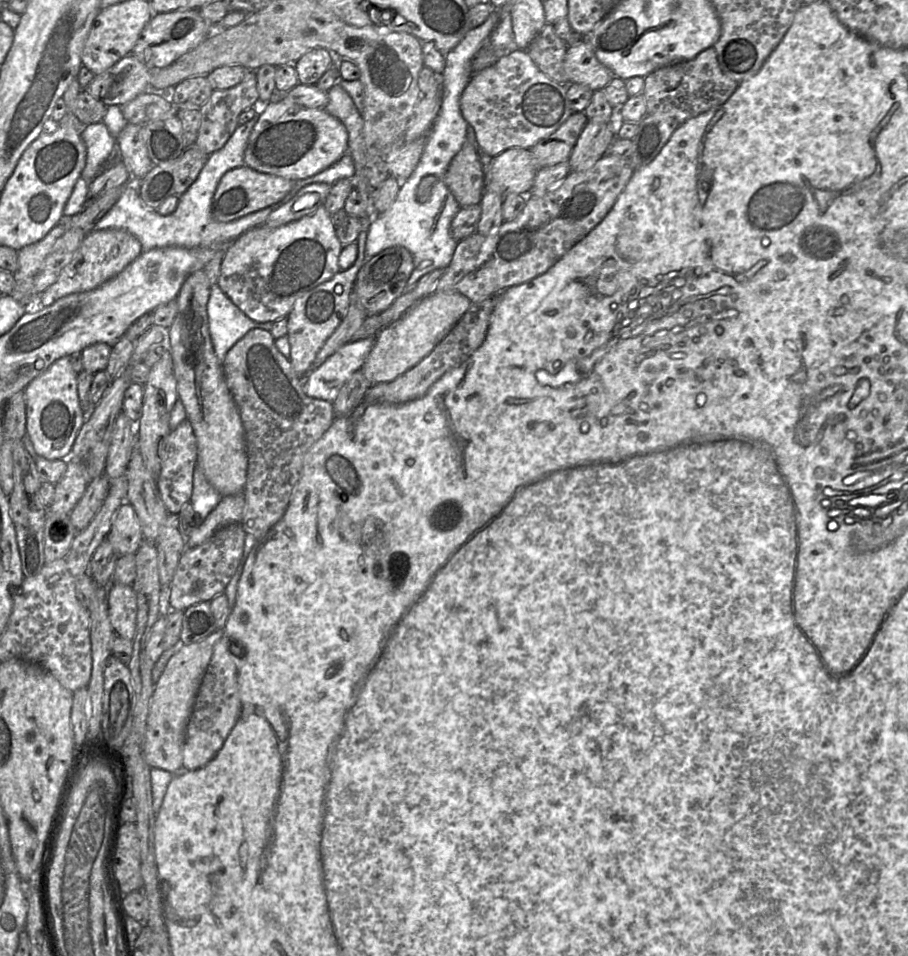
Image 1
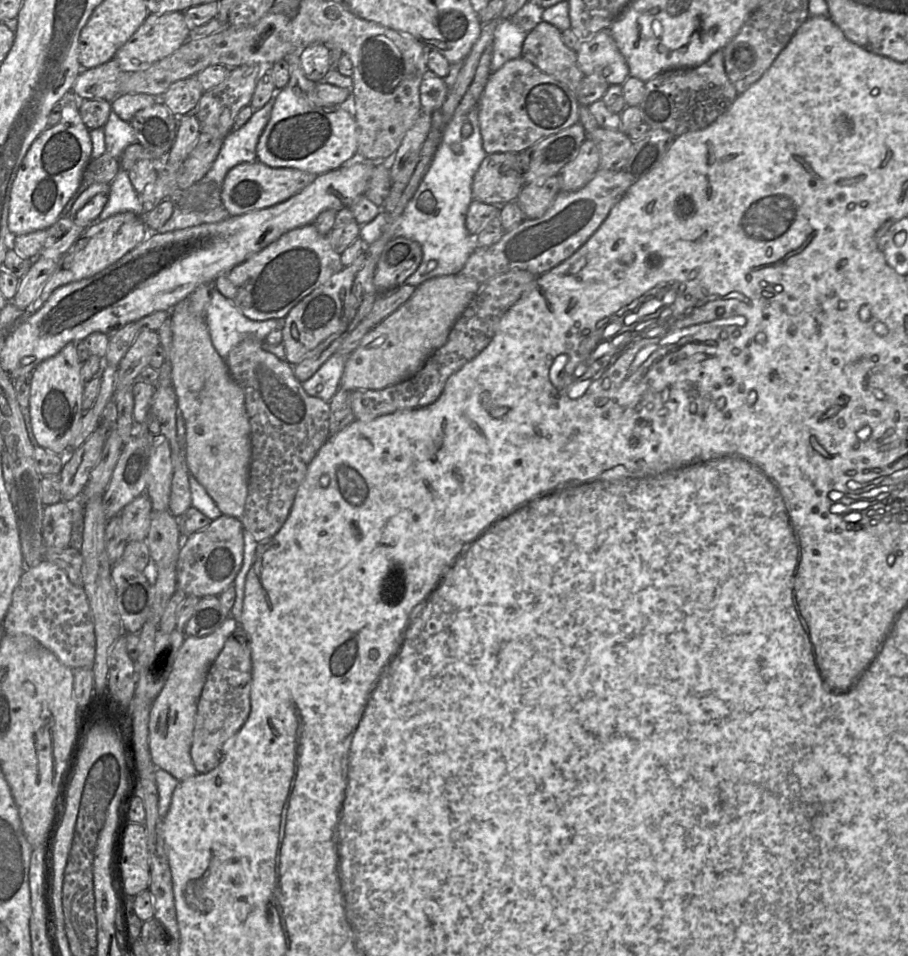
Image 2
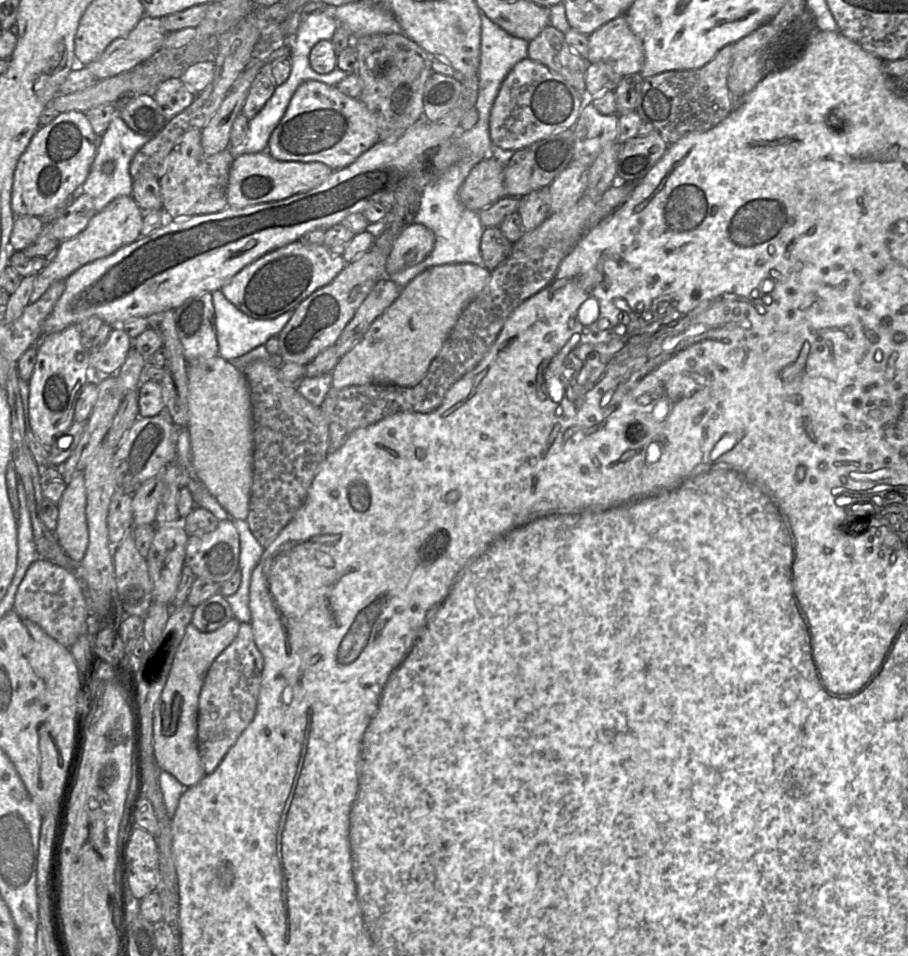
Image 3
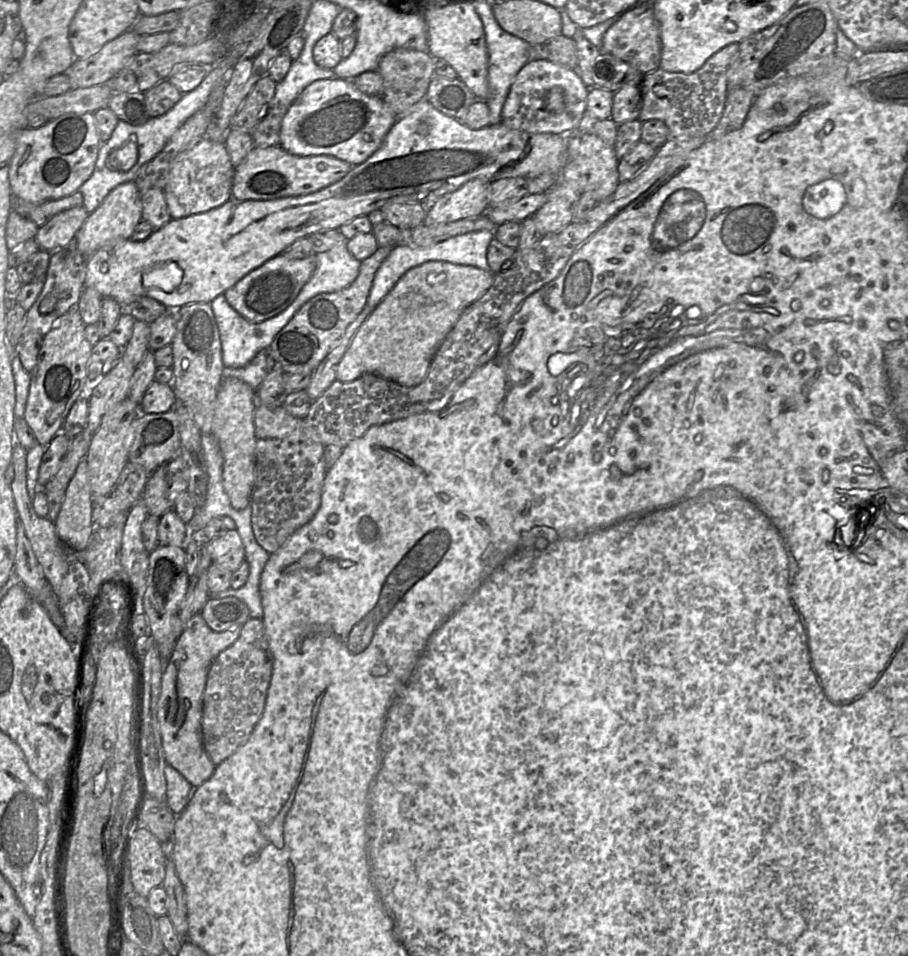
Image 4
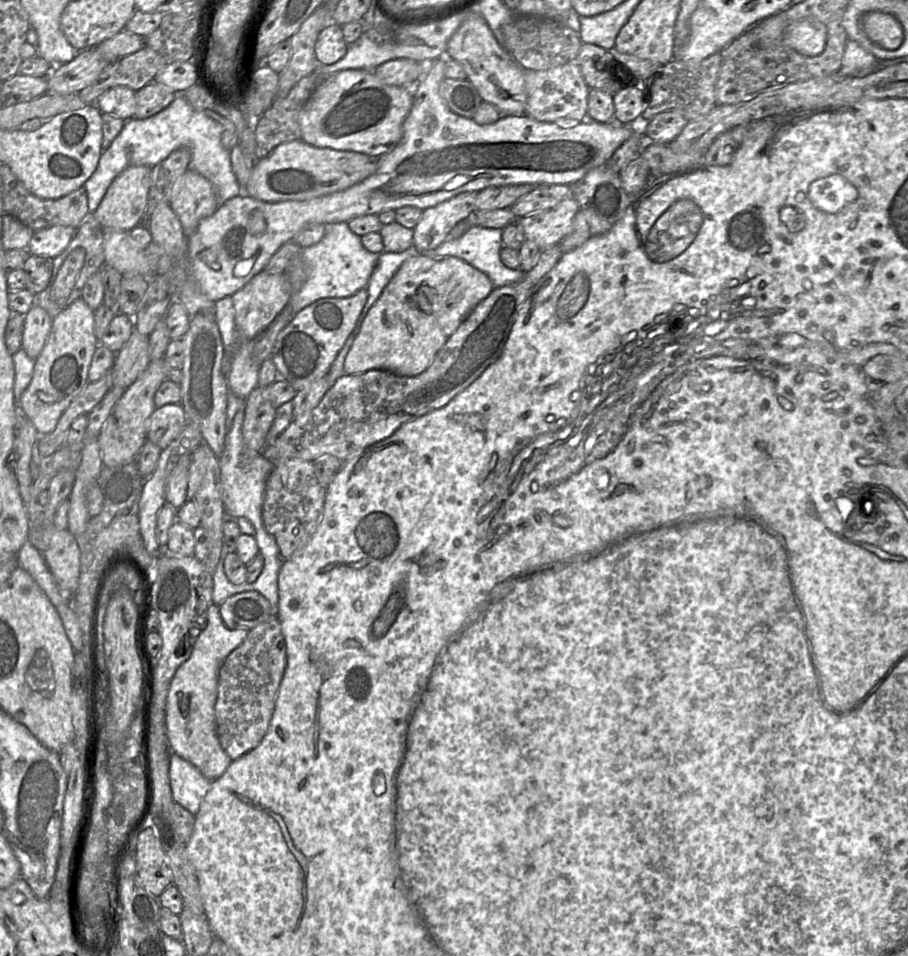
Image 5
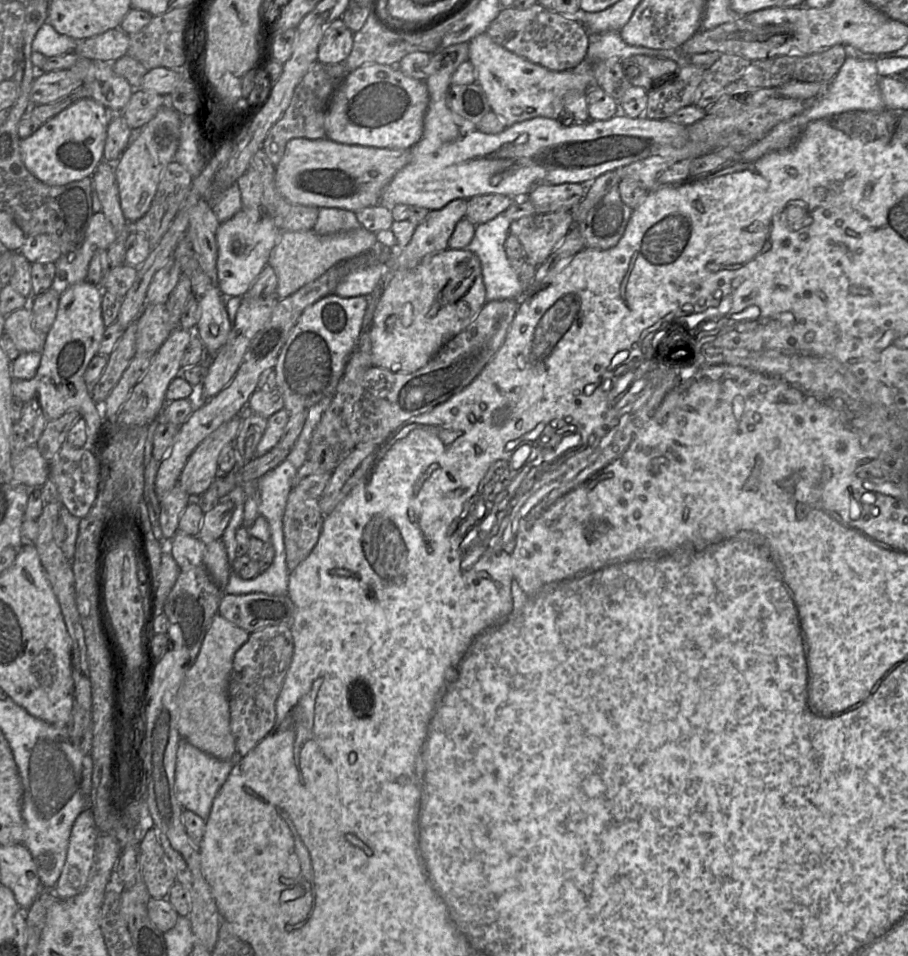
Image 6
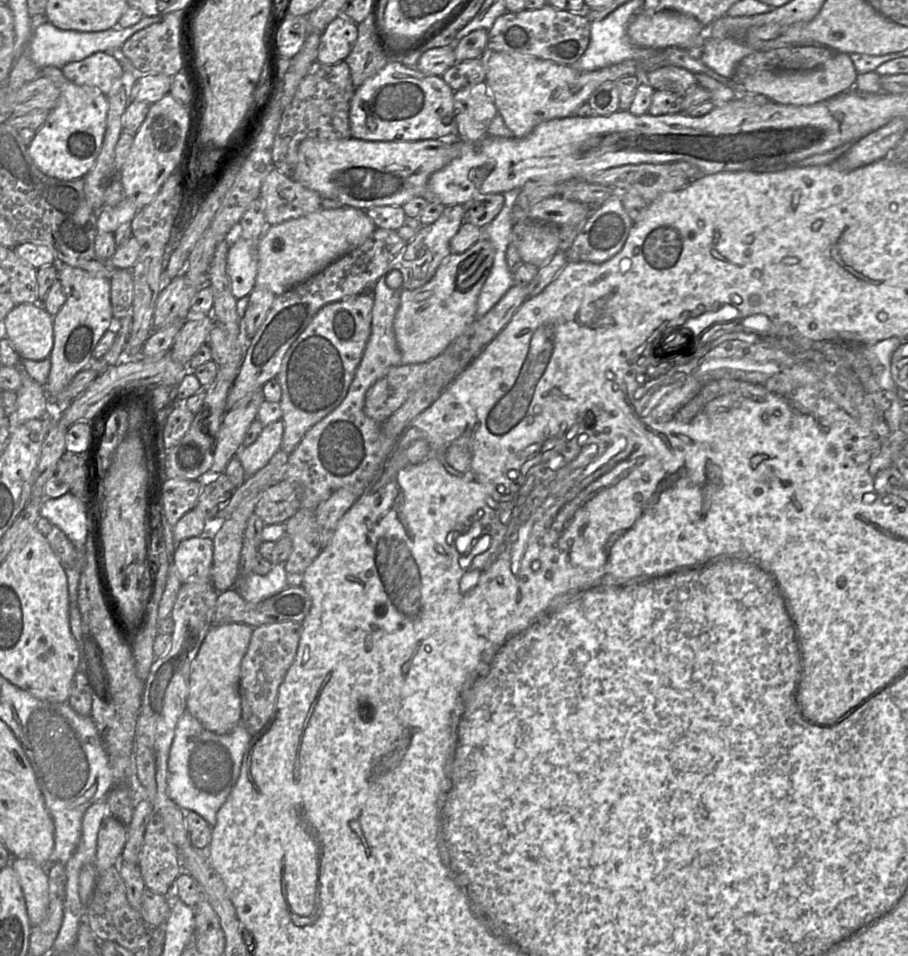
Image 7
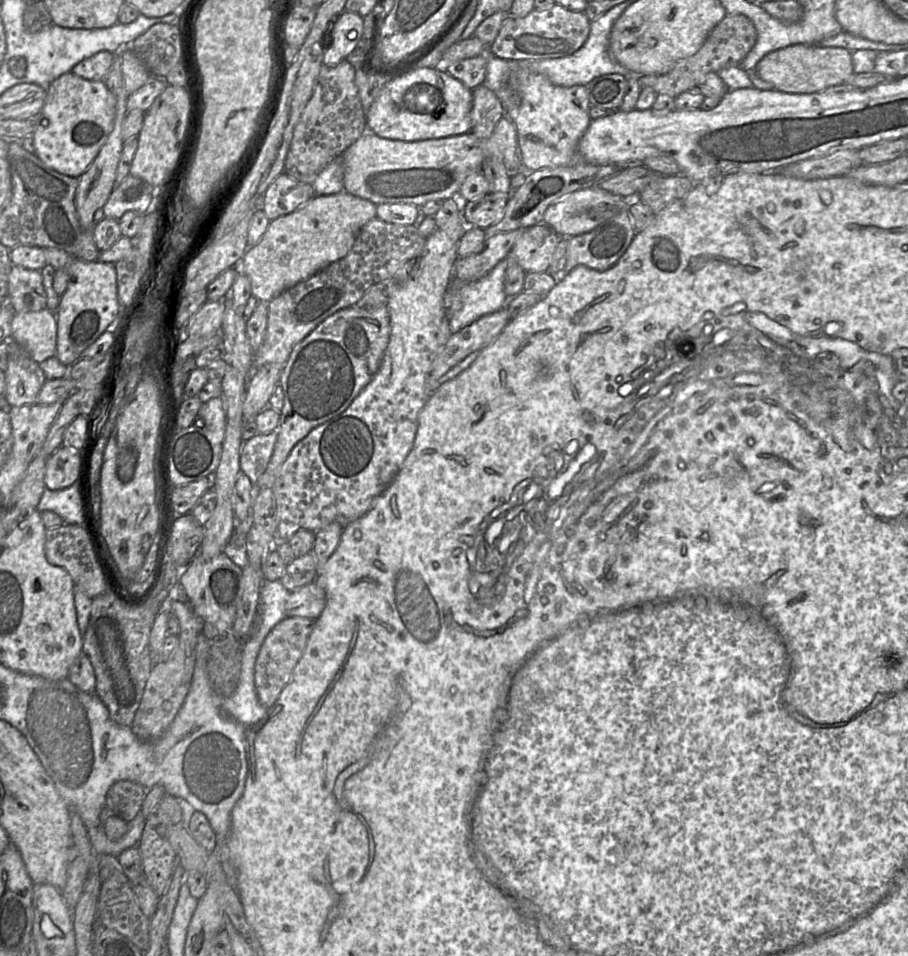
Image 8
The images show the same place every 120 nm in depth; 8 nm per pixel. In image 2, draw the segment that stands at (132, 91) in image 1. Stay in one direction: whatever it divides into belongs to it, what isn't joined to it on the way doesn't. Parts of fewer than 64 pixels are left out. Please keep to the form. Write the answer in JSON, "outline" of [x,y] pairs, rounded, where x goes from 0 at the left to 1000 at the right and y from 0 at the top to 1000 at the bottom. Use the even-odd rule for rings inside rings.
{"outline":[[[122,62],[118,66],[107,69],[105,71],[91,72],[84,82],[78,95],[85,101],[85,104],[117,105],[119,107],[123,107],[129,100],[132,99],[131,89],[132,89],[132,78],[134,76],[143,76],[143,75],[134,75],[130,65],[127,62]]]}

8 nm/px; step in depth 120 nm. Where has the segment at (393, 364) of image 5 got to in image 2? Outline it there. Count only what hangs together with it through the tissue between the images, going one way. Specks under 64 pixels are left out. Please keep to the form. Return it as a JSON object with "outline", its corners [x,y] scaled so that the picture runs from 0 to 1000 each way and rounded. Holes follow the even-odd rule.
{"outline":[[[507,286],[472,292],[458,300],[455,309],[435,326],[410,343],[388,367],[380,379],[374,397],[374,407],[420,408],[455,394],[469,380],[478,367],[487,363],[496,346],[523,310],[529,297]]]}

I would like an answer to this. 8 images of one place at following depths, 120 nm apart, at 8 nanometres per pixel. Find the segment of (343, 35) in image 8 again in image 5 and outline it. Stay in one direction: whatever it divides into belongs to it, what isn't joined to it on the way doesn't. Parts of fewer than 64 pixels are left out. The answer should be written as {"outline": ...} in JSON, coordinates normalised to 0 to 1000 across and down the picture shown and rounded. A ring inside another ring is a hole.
{"outline":[[[366,22],[356,29],[347,45],[347,60],[355,68],[366,68],[377,62],[382,52],[377,27]]]}

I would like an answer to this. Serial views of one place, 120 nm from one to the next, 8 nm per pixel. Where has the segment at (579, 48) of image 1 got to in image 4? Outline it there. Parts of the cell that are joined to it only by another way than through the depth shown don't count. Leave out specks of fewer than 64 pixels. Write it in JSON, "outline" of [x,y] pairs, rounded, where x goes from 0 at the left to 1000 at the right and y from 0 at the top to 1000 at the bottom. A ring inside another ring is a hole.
{"outline":[[[719,1],[697,6],[683,15],[678,23],[666,33],[662,53],[686,63],[707,77],[724,73],[728,63],[726,25],[720,17]]]}

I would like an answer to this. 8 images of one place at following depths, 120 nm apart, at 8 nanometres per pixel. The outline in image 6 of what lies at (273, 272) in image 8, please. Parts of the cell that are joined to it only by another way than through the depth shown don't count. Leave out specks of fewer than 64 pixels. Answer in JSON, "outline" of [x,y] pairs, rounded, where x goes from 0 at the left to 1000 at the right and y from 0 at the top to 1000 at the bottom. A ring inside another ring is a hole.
{"outline":[[[401,237],[363,246],[351,246],[346,241],[311,242],[295,272],[295,276],[302,281],[306,292],[305,311],[311,313],[322,309],[369,277],[406,264],[414,254],[416,252],[413,244]]]}

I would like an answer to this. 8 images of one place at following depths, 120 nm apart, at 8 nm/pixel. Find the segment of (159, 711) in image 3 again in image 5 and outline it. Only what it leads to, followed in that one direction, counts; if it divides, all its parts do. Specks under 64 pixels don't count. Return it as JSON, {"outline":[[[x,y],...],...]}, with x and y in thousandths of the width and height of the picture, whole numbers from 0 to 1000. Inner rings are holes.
{"outline":[[[237,632],[230,634],[227,647],[227,656],[218,663],[208,689],[197,697],[187,714],[182,740],[182,758],[189,787],[211,798],[228,815],[237,817],[247,810],[257,796],[243,781],[239,769],[237,735],[240,727],[241,702],[251,685],[269,672],[274,660],[252,659],[243,647],[240,633]]]}

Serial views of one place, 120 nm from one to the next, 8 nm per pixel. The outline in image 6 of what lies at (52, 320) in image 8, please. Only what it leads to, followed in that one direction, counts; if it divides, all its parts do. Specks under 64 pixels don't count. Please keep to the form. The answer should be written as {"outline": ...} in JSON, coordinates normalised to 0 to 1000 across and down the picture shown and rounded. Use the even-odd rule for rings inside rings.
{"outline":[[[33,322],[19,323],[6,332],[4,347],[11,351],[22,369],[46,369],[51,350],[36,343]]]}

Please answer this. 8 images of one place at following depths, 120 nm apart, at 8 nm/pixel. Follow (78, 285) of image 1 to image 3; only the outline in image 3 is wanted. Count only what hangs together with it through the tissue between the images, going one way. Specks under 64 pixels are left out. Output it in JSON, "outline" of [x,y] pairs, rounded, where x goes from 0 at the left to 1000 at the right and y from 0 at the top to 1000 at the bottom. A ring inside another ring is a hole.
{"outline":[[[145,204],[127,207],[98,231],[91,242],[78,250],[66,253],[61,268],[52,273],[51,278],[40,288],[32,316],[39,317],[61,294],[72,293],[90,278],[118,269],[156,248],[157,227],[159,221]]]}

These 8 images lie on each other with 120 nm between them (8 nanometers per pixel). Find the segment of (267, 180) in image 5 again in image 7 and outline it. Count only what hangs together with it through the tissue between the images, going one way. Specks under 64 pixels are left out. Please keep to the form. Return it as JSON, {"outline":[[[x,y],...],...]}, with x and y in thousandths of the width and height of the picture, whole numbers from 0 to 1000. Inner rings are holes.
{"outline":[[[504,140],[453,149],[337,144],[328,153],[323,188],[379,215],[402,221],[415,215],[442,217],[457,206],[467,206],[472,185],[504,164],[511,149]]]}

